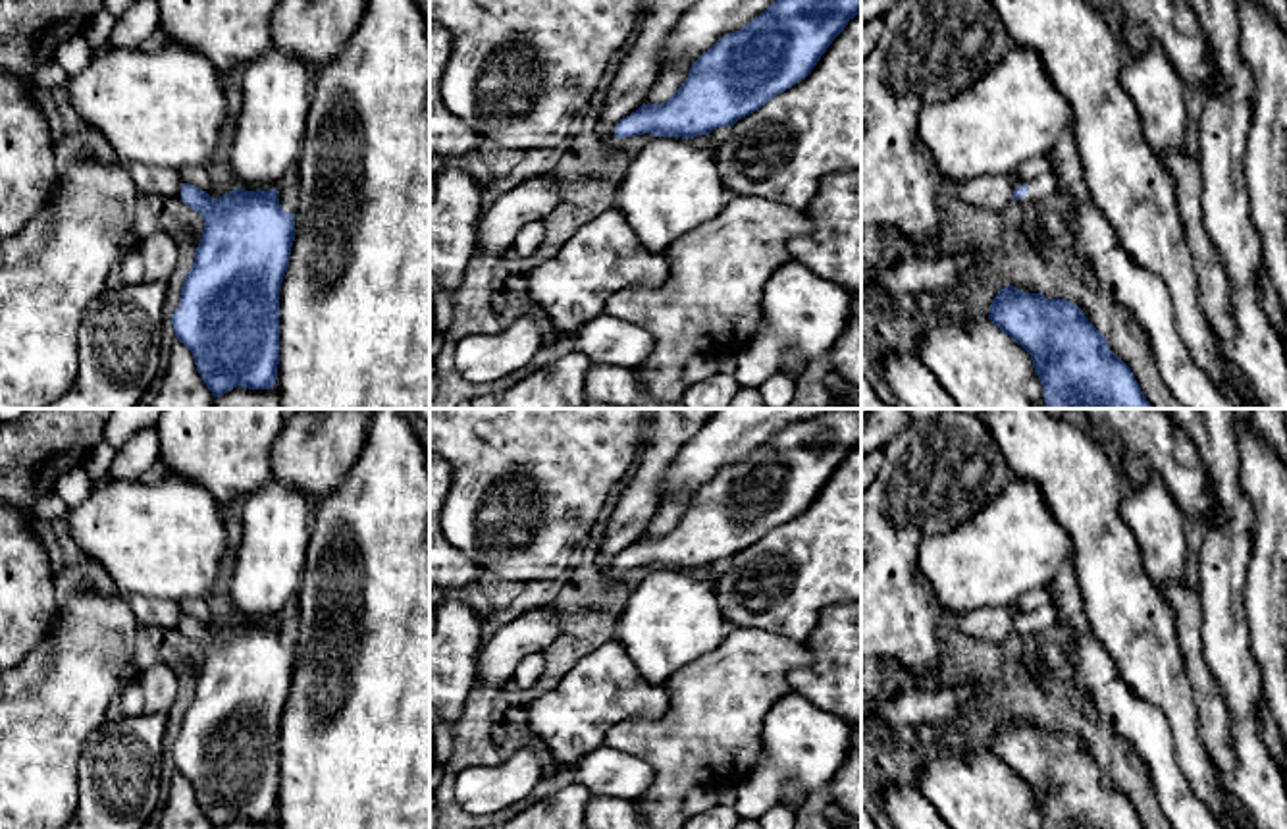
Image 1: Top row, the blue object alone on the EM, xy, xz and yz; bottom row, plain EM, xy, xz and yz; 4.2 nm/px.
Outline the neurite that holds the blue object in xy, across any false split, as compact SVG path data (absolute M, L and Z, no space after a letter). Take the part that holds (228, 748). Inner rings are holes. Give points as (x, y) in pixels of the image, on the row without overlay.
M183 615L181 632L204 652L193 700L183 711L171 758L195 790L214 829L233 819L270 821L279 796L279 723L295 673L295 644L285 644L277 621L233 621L220 630Z

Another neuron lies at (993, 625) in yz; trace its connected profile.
M1011 605L983 607L975 613L950 619L950 627L969 638L1002 644L1011 634L1011 627L1019 617L1023 615Z

